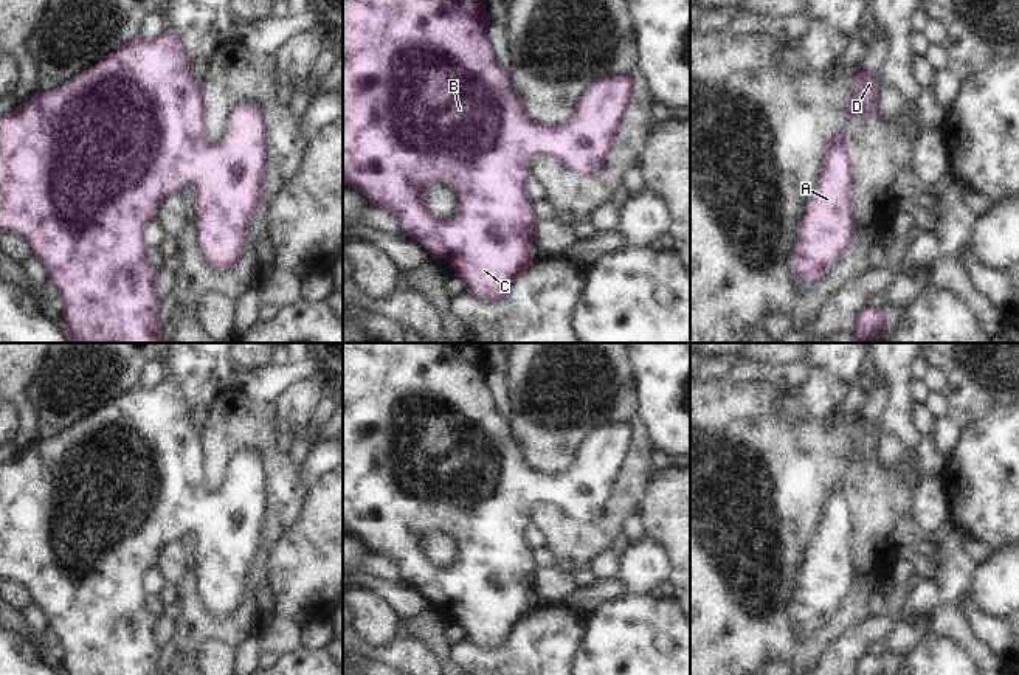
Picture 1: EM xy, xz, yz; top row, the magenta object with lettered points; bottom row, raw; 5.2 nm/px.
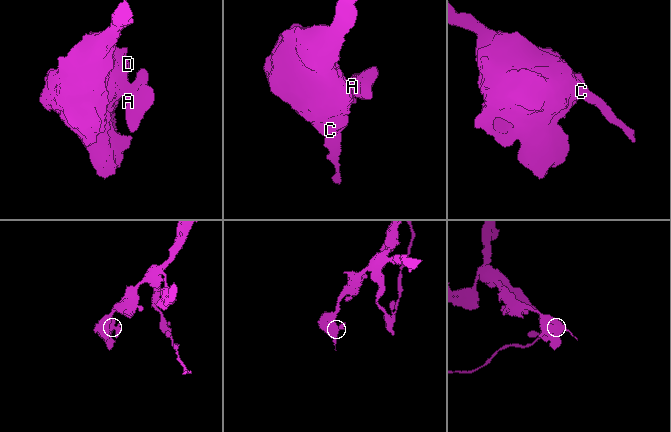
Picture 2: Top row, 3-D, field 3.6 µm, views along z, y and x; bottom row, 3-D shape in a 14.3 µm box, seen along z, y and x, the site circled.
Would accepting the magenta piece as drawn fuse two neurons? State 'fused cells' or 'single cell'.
single cell

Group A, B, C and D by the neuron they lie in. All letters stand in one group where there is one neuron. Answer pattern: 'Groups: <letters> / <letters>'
Groups: A B C D

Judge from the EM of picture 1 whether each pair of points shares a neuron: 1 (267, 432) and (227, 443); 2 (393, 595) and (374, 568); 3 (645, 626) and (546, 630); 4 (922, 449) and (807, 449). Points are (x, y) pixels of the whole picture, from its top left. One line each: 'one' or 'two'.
1: one
2: two
3: two
4: two

